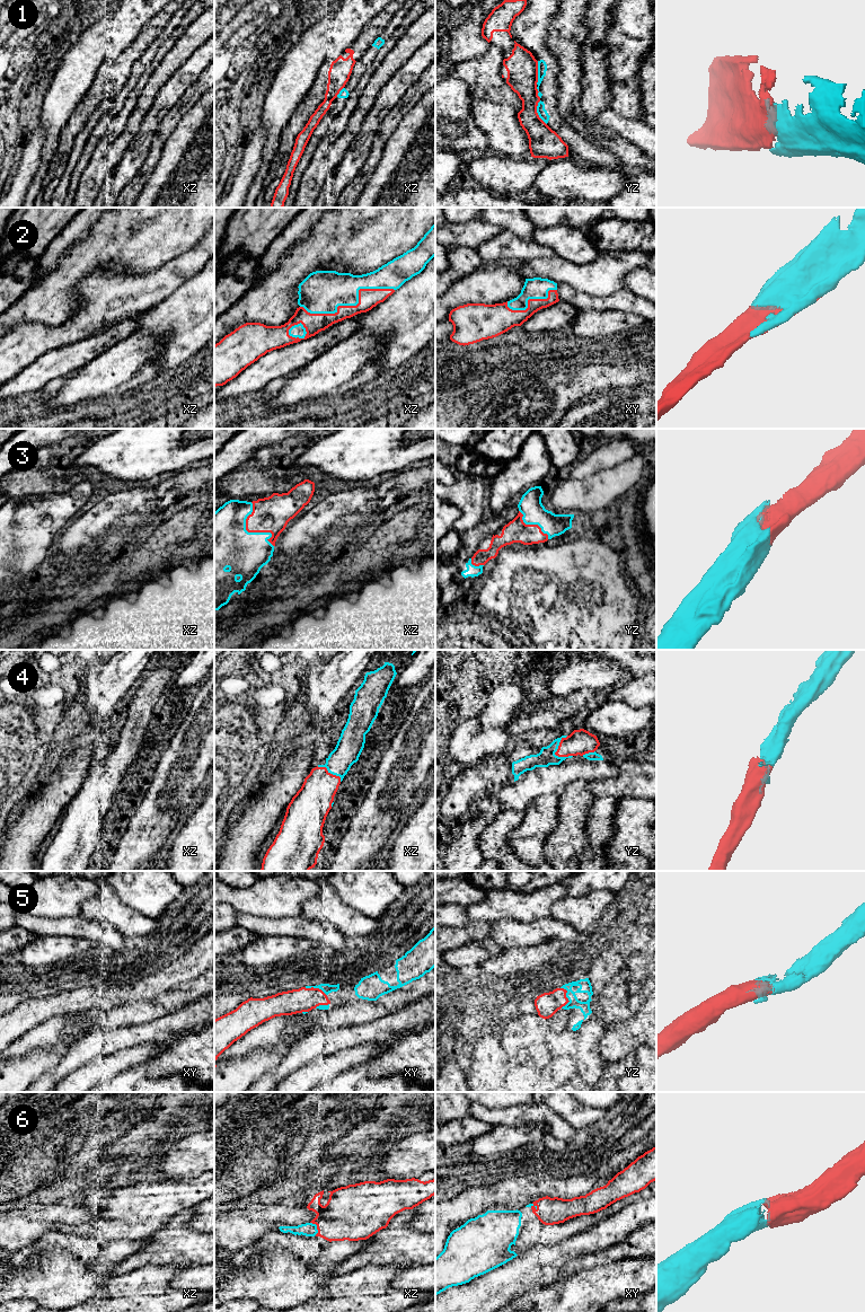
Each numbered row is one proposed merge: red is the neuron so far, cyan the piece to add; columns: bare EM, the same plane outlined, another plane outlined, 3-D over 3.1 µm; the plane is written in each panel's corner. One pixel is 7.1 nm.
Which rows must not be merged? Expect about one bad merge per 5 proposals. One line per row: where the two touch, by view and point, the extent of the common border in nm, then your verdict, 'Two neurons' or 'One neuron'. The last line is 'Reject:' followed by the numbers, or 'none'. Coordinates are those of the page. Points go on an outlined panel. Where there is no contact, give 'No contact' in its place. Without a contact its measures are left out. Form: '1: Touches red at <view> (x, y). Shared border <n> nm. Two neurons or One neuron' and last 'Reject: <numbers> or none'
1: Touches red at yz (537, 113). Shared border 180 nm. One neuron
2: Touches red at xz (351, 306). Shared border 700 nm. One neuron
3: Touches red at xz (252, 531). Shared border 360 nm. One neuron
4: Touches red at yz (558, 746). Shared border 170 nm. One neuron
5: Touches red at yz (567, 998). Shared border 150 nm. One neuron
6: Touches red at xz (317, 1227). Shared border 100 nm. One neuron
Reject: none

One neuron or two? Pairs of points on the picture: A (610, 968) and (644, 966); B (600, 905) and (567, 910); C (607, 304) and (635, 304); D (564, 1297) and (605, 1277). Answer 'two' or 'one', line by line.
A: two
B: one
C: one
D: one

